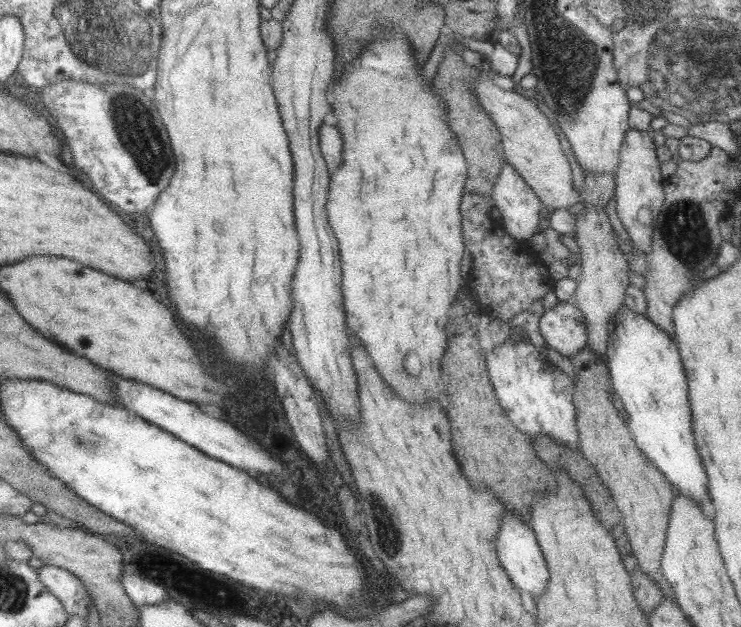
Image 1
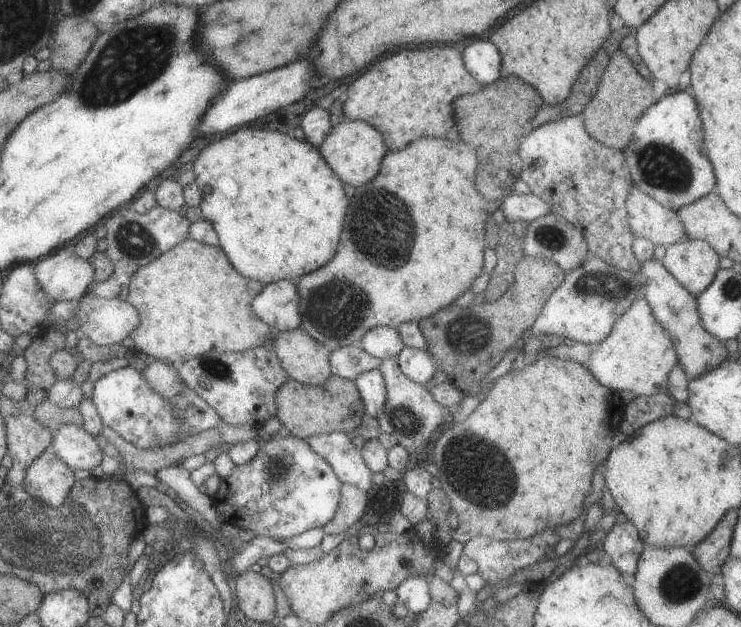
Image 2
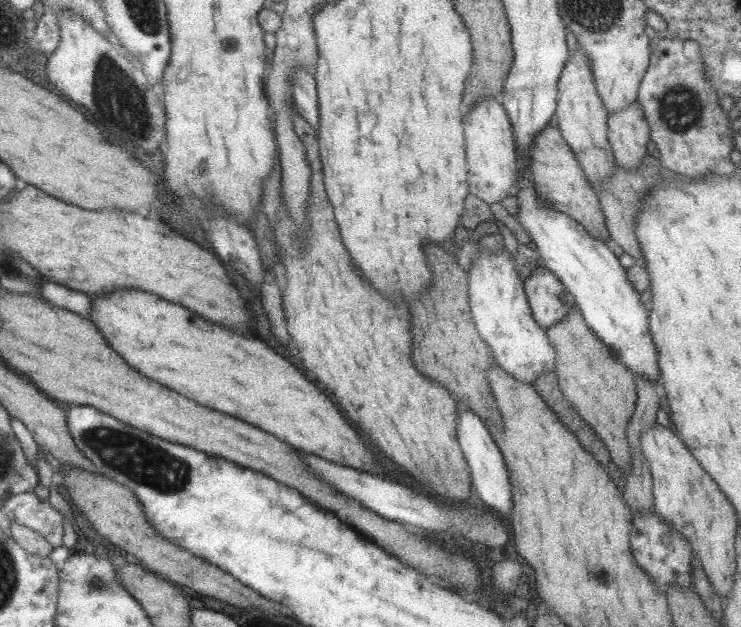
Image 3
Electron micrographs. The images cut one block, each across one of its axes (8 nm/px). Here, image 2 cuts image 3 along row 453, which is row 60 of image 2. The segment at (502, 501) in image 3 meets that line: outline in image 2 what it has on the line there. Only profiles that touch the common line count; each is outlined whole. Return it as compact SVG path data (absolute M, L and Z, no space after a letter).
M472 40L462 52L464 64L482 86L494 84L502 74L502 56L488 40Z

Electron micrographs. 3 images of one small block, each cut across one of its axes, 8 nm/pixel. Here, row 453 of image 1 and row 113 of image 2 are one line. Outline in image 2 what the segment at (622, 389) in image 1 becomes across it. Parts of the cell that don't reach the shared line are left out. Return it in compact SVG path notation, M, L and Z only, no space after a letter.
M668 92L634 124L630 146L623 150L633 183L658 204L674 212L715 191L716 178L704 152L698 106L688 92Z

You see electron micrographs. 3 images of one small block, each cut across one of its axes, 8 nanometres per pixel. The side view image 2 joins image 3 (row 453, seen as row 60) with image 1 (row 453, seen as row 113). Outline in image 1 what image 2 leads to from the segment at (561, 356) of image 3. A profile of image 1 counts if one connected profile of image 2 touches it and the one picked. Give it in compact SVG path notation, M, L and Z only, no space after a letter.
M588 347L569 359L576 374L576 380L573 381L576 389L574 404L577 409L580 451L592 463L598 477L610 490L614 502L618 505L631 549L638 561L637 566L662 589L664 598L676 601L674 590L664 576L661 564L674 501L674 487L666 475L658 471L654 462L638 449L626 425L628 422L619 416L618 410L610 401L608 380L611 378L607 360Z

